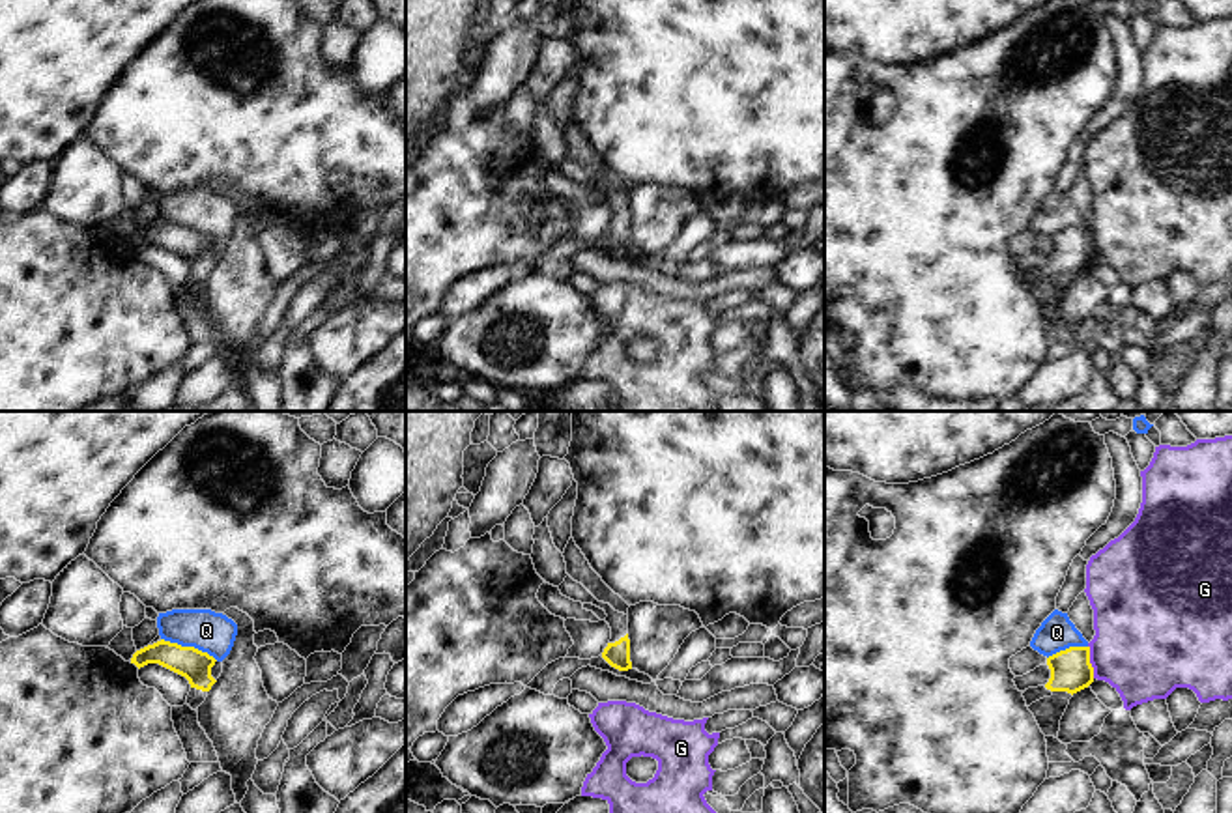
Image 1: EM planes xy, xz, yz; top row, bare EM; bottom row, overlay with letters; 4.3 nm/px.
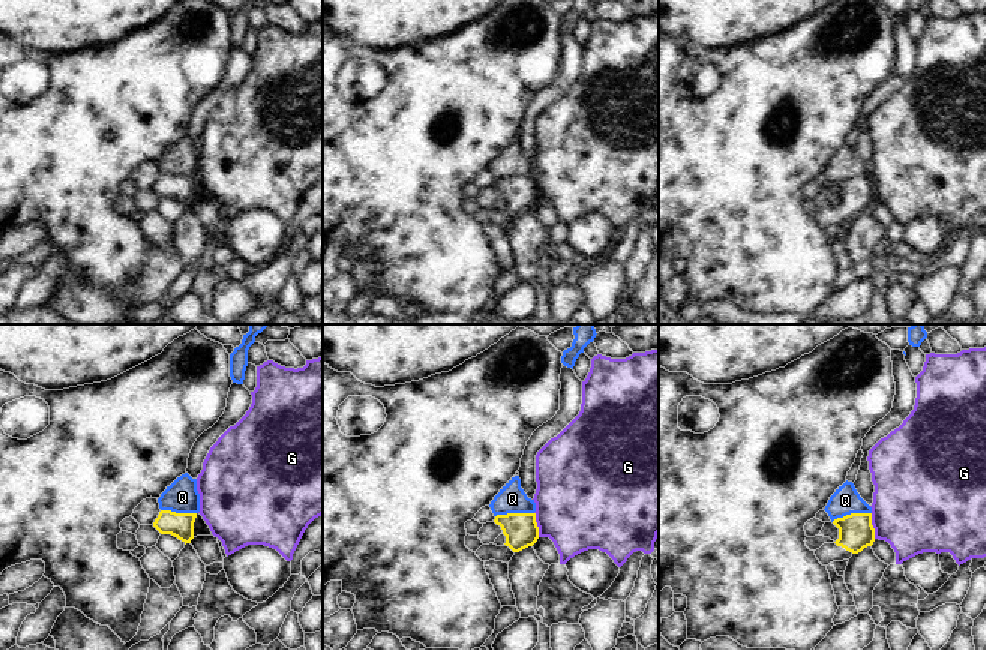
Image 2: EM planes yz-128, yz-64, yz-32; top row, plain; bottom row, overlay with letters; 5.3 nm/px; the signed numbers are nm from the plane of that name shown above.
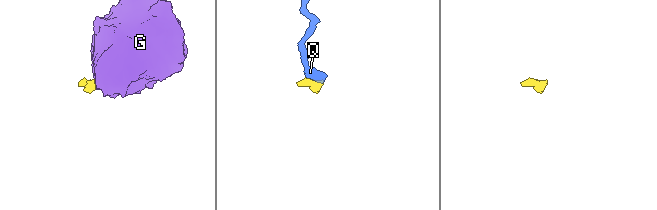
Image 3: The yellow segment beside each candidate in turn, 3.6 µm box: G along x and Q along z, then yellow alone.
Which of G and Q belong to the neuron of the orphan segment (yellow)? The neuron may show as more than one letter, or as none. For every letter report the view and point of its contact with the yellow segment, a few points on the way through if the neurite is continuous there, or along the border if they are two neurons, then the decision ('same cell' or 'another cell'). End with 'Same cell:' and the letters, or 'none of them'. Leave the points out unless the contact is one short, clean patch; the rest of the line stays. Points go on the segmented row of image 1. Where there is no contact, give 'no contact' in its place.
G: meets yellow in yz at (1088, 662); border along yz (1088, 645), (1088, 662), (1094, 677); another cell
Q: meets yellow in xy at (189, 647); border along xy (161, 638), (172, 643), (193, 645), (217, 660); another cell
Same cell: none of them

